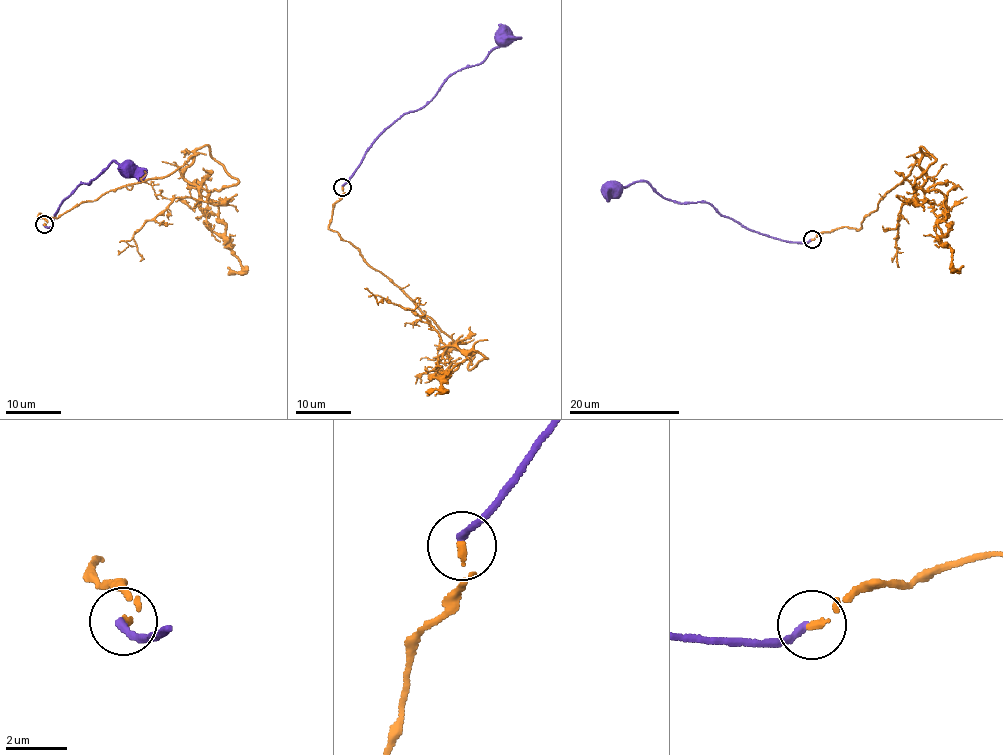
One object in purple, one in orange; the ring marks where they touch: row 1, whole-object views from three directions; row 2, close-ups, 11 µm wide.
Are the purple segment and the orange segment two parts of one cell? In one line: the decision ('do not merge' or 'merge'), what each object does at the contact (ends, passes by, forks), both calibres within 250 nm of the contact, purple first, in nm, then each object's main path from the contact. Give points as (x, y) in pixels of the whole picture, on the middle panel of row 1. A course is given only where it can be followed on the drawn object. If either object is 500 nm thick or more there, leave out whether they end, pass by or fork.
do not merge; purple ends; orange ends; calibres 240 and 200 nm; course purple (343, 187), (376, 137), (405, 114), (425, 106), (453, 73), (481, 61), (499, 45), (497, 40), (500, 37); course orange (343, 187), (329, 228), (455, 344), (438, 348), (449, 344), (437, 360), (439, 372), (450, 372), (427, 396)

